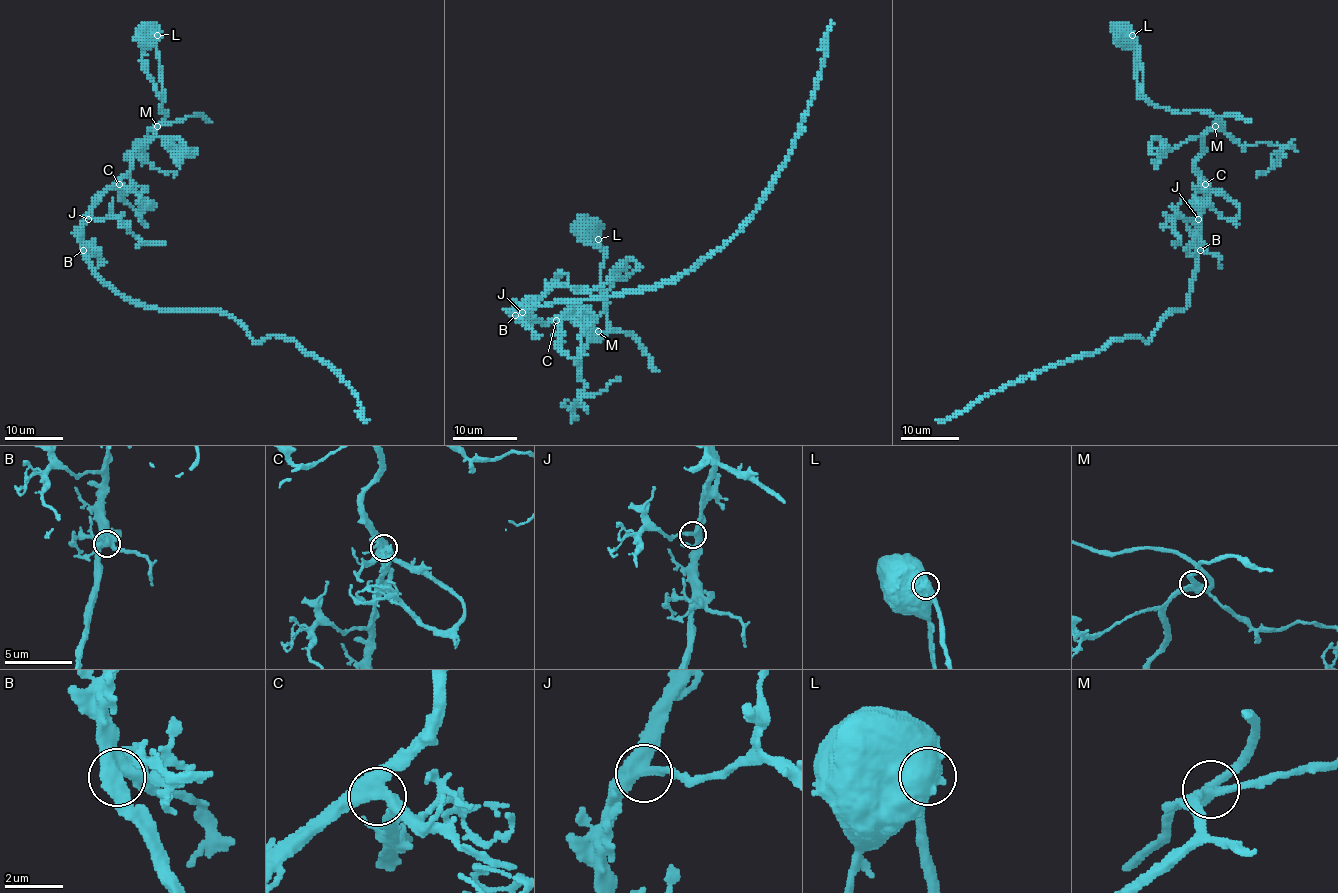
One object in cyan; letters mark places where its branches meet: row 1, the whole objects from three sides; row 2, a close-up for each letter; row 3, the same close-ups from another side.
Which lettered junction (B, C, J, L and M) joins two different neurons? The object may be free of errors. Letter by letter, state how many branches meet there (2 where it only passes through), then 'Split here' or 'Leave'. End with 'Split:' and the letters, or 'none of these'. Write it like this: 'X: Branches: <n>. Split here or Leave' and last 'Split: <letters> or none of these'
B: Branches: 5. Leave
C: Branches: 4. Leave
J: Branches: 3. Leave
L: Branches: 2. Split here
M: Branches: 2. Leave
Split: L

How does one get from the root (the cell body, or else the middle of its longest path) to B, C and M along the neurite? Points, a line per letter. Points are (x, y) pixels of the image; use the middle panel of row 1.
B: (587, 232), (606, 252), (608, 331), (598, 339), (593, 318), (569, 310), (546, 321), (515, 315)
C: (587, 232), (606, 252), (601, 290), (608, 331), (598, 339), (593, 318), (575, 318), (569, 310), (556, 320)
M: (587, 232), (606, 252), (601, 268), (601, 290), (606, 303), (608, 331), (600, 339), (596, 338), (598, 331)

